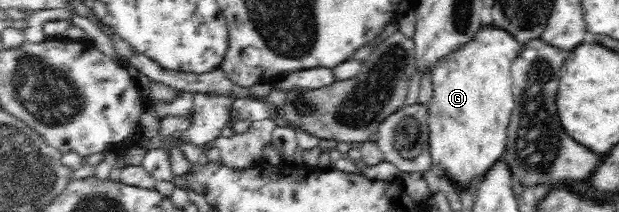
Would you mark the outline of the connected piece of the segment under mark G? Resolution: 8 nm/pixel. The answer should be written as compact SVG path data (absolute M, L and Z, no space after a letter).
M487 25L473 40L466 42L461 49L451 53L446 60L433 70L431 76L432 98L425 104L428 113L429 136L427 152L431 155L431 167L456 192L469 193L473 178L483 176L502 160L508 141L508 126L515 108L511 68L514 58L521 52L522 44L501 29Z

